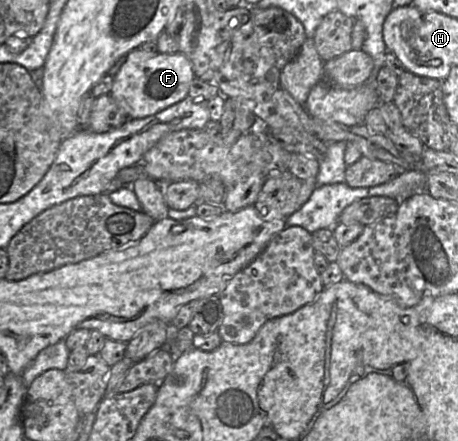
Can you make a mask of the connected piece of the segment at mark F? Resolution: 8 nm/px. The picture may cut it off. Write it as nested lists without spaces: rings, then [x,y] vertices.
[[[133,49],[113,78],[110,96],[129,119],[140,119],[156,114],[181,101],[188,94],[194,73],[190,60],[180,52],[173,54],[147,53]]]

